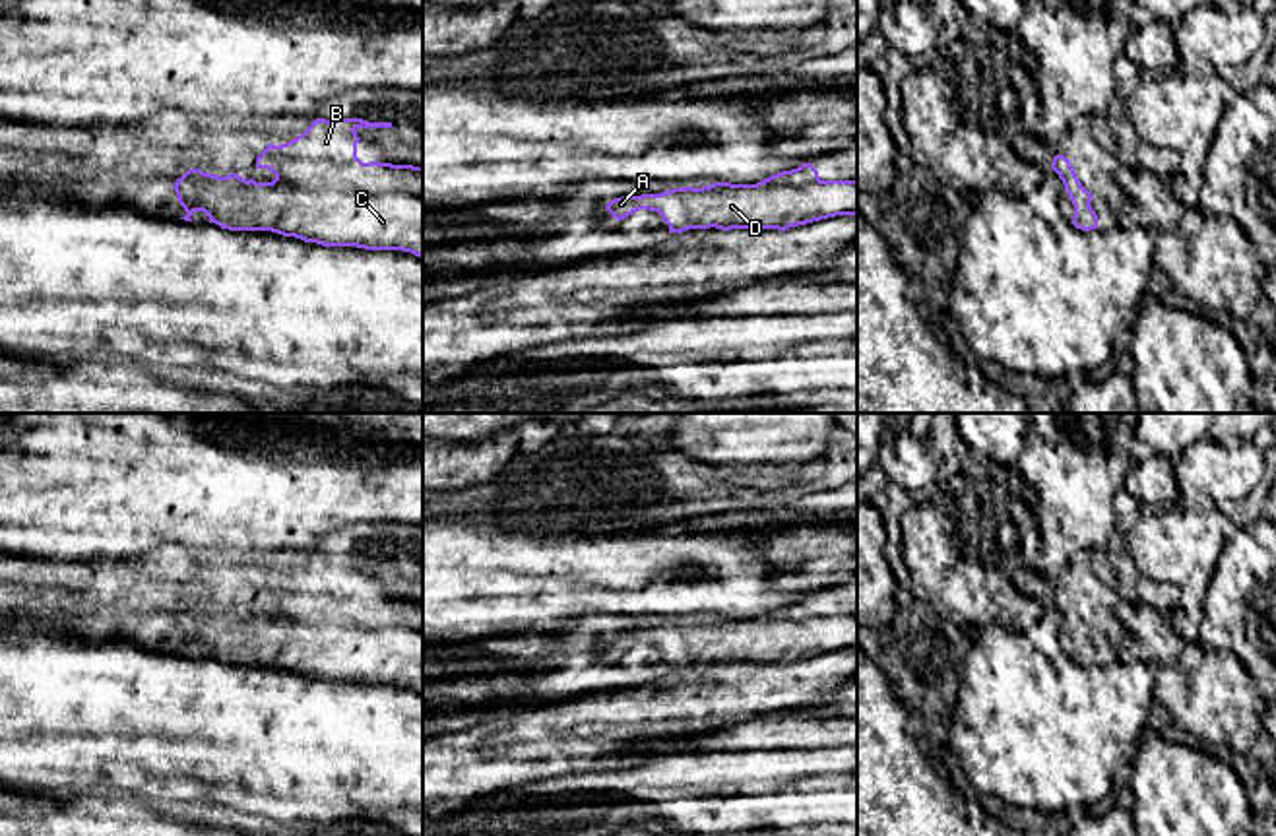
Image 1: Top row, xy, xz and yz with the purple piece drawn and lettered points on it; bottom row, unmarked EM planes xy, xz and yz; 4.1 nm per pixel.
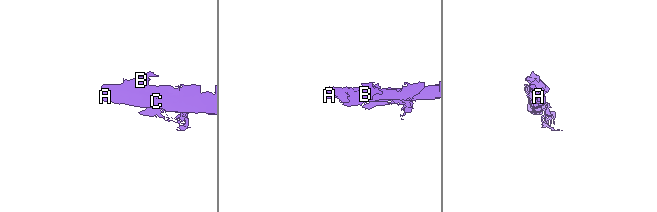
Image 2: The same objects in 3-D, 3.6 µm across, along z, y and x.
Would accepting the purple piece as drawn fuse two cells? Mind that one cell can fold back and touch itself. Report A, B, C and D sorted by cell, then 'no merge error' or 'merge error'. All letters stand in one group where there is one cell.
A B C D; no merge error

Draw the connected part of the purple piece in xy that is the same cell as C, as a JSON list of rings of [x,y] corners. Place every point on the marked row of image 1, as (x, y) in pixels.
[[[316,118],[295,140],[281,145],[268,144],[256,157],[256,169],[275,175],[271,182],[188,169],[173,184],[186,211],[180,219],[192,221],[194,211],[204,211],[209,223],[229,231],[271,231],[322,246],[403,250],[423,258],[423,167],[363,163],[357,157],[361,140],[357,128],[394,126],[363,118]]]

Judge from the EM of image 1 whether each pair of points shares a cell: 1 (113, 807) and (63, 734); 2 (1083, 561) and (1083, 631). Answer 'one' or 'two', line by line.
1: two
2: one

